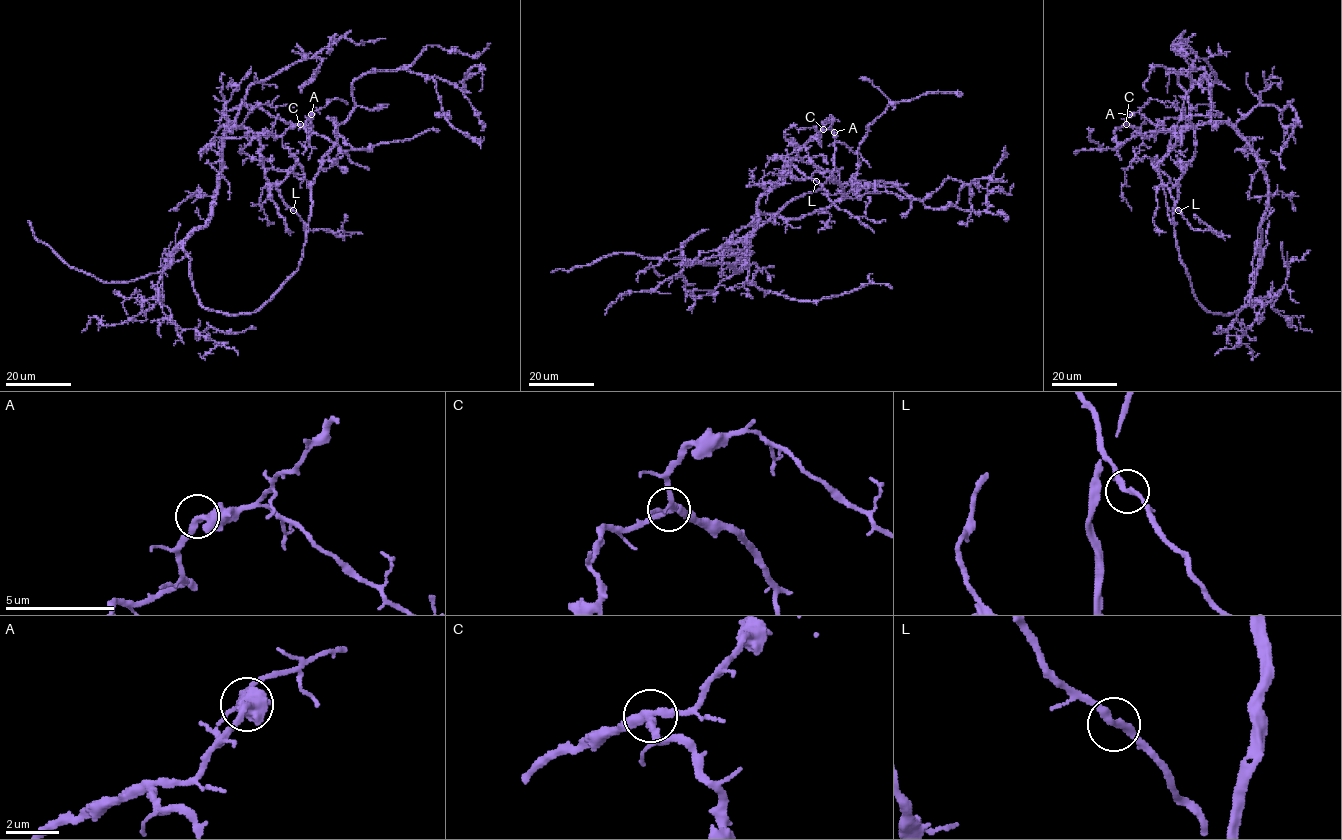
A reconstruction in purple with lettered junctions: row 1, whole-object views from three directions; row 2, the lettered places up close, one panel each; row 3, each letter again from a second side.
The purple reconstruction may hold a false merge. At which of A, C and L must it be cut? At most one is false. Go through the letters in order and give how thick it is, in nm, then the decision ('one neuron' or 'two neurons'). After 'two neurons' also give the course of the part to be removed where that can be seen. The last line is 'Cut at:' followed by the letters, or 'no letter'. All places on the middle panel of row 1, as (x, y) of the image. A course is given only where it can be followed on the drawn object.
A: 360 nm | one neuron
C: 280 nm | one neuron
L: 240 nm | one neuron
Cut at: no letter

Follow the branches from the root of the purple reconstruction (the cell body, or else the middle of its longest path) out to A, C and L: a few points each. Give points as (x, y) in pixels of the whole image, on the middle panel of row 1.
A: (759, 225), (702, 261), (739, 271), (759, 199), (789, 170), (789, 162), (805, 144), (823, 130), (834, 131)
C: (759, 225), (702, 261), (735, 271), (742, 267), (759, 199), (823, 129)
L: (759, 225), (702, 261), (735, 271), (742, 267), (758, 201), (784, 183), (787, 162), (816, 181)

